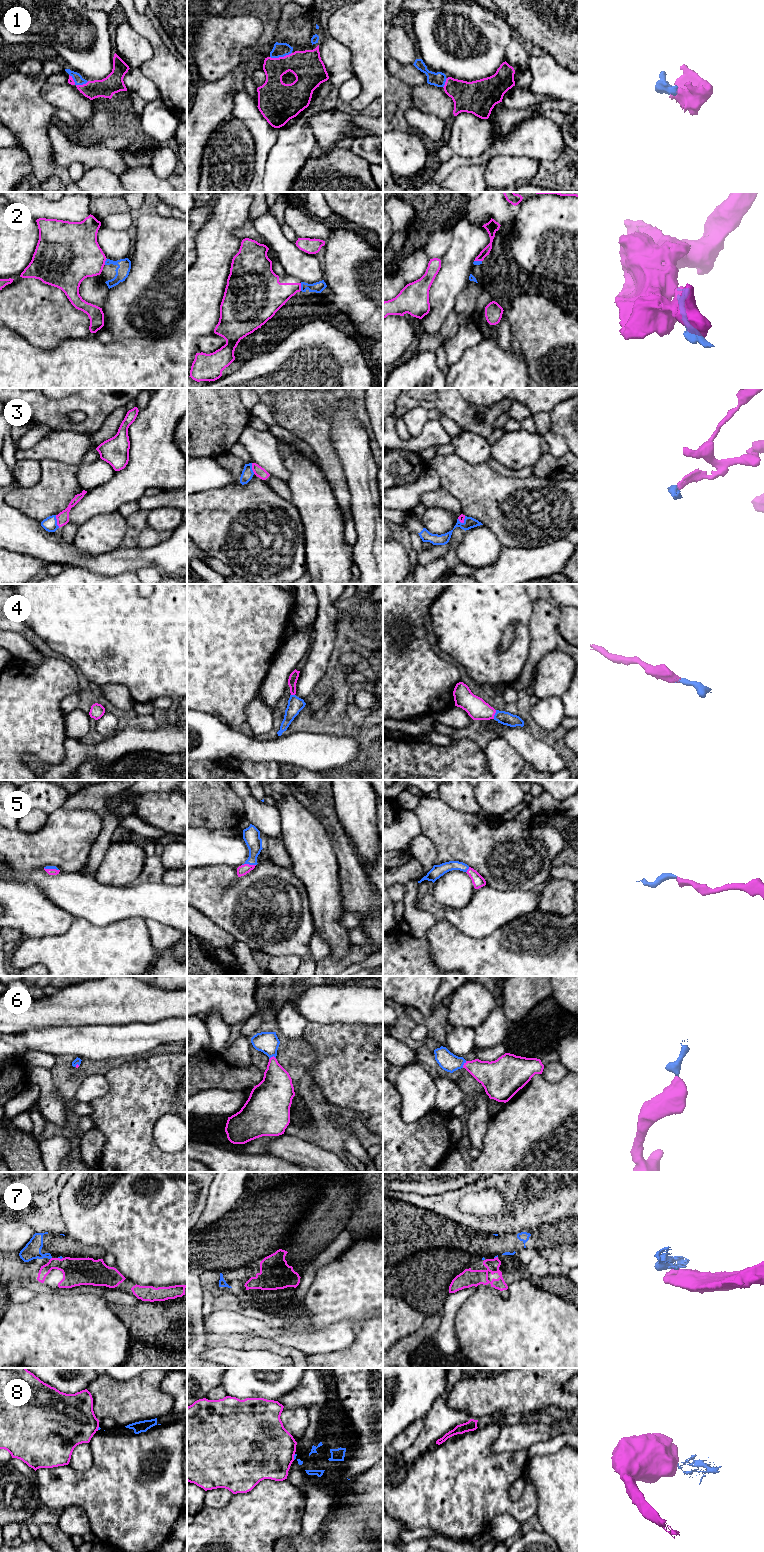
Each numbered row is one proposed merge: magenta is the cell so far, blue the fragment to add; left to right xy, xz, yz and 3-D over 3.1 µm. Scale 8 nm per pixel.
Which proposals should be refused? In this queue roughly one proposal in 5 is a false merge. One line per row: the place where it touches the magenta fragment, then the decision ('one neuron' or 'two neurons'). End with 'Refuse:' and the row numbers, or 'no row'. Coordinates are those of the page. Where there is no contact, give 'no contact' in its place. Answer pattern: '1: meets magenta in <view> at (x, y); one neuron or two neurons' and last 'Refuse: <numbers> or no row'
1: meets magenta in xy at (77, 85); one neuron
2: meets magenta in xz at (300, 287); one neuron
3: meets magenta in xy at (57, 521); two neurons
4: meets magenta in yz at (494, 714); one neuron
5: meets magenta in xz at (248, 864); one neuron
6: meets magenta in yz at (464, 1064); one neuron
7: meets magenta in xy at (59, 1258); two neurons
8: meets magenta in xz at (293, 1457); two neurons
Refuse: 3, 7, 8

